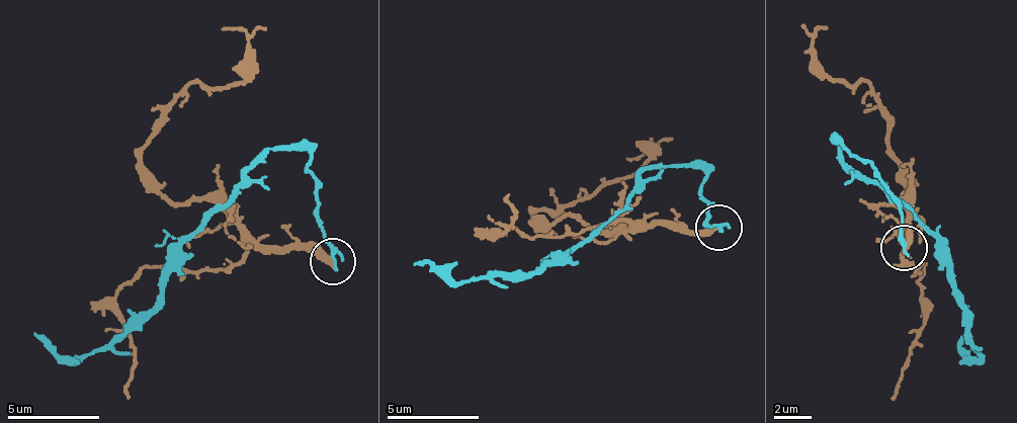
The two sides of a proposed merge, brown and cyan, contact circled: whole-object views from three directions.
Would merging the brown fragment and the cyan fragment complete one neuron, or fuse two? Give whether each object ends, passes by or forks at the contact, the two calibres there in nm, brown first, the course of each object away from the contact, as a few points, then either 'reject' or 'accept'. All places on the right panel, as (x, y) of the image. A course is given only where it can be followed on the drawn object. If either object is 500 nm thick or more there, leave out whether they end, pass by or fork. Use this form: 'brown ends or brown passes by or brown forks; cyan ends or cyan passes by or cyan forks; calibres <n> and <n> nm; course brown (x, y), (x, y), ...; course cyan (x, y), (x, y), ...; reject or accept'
brown ends; cyan ends; calibres 360 and 240 nm; course brown (905, 248), (908, 192), (896, 199), (906, 187), (887, 128), (867, 83), (827, 75), (813, 32), (828, 25); course cyan (905, 248), (892, 189), (837, 145), (850, 167), (937, 241), (977, 359), (959, 334); reject

